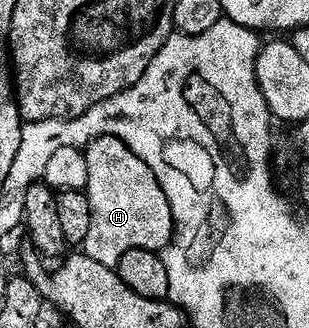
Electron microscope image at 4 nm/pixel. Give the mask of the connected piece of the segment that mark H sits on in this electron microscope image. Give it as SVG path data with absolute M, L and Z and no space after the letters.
M101 135L85 148L88 161L86 196L92 205L92 229L84 244L84 253L100 265L117 268L120 257L132 249L148 249L159 253L169 247L174 239L172 205L156 181L156 173L111 135Z

